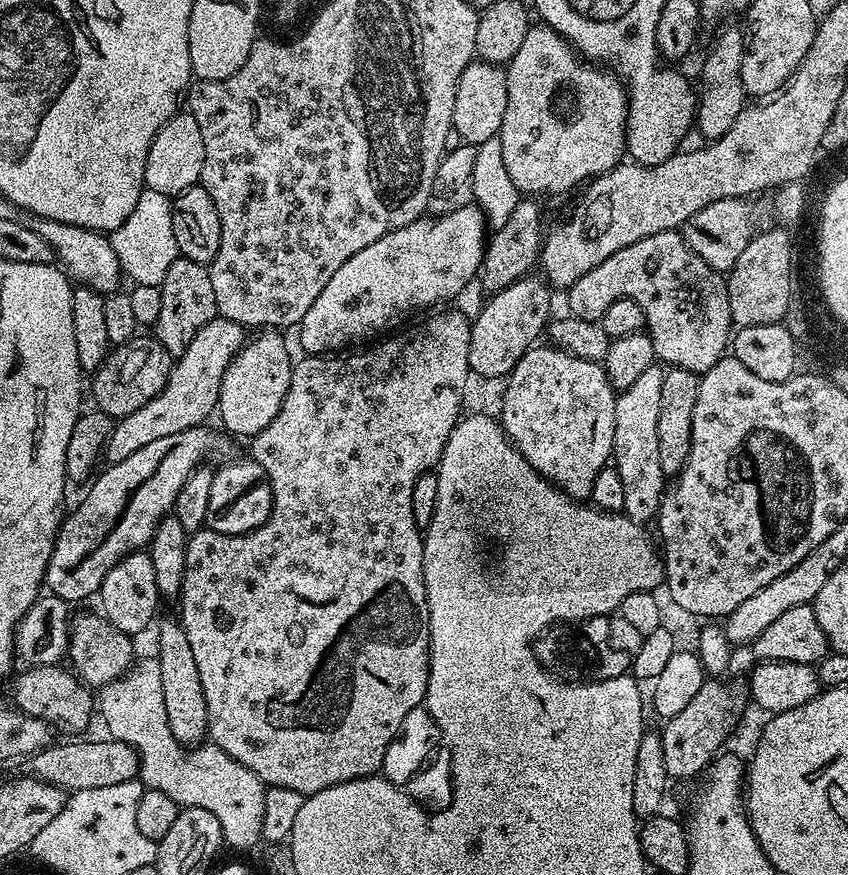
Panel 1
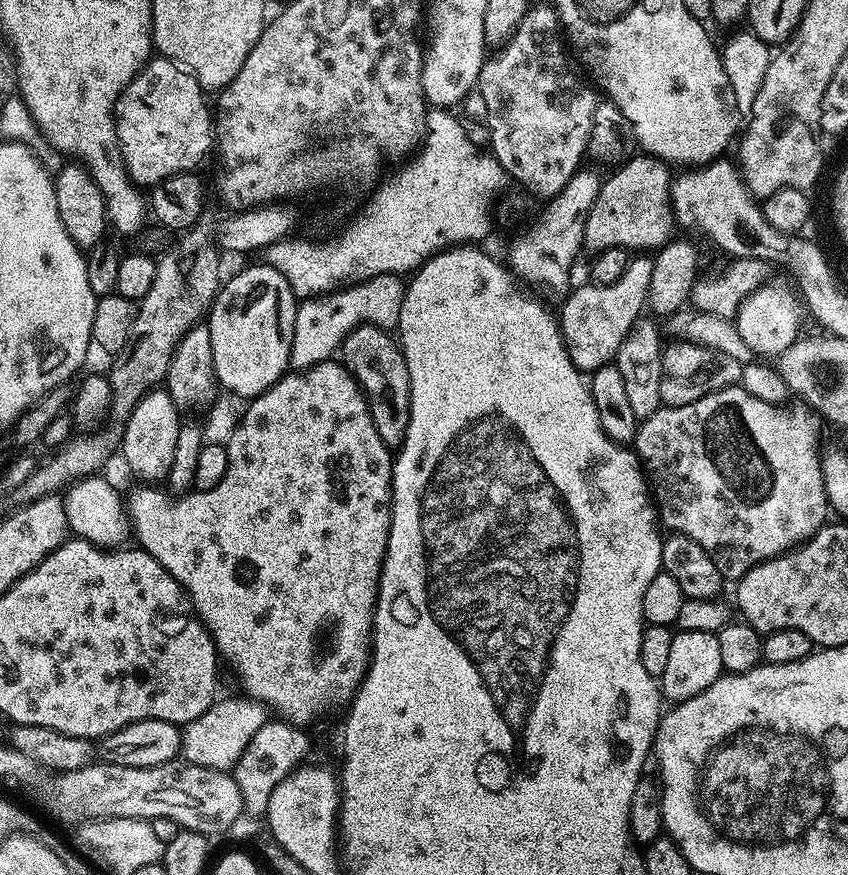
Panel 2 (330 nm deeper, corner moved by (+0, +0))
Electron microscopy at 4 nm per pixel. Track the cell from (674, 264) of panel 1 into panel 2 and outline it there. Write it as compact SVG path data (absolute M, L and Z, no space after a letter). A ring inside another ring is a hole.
M636 154L625 160L615 171L609 180L605 179L601 183L598 198L594 198L594 206L590 206L584 227L584 248L592 254L607 248L627 248L644 254L659 250L674 236L674 176L668 173L671 172L669 165L657 156Z

